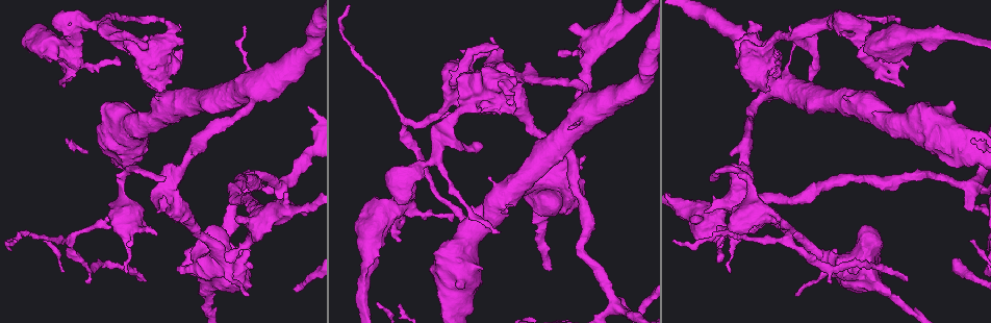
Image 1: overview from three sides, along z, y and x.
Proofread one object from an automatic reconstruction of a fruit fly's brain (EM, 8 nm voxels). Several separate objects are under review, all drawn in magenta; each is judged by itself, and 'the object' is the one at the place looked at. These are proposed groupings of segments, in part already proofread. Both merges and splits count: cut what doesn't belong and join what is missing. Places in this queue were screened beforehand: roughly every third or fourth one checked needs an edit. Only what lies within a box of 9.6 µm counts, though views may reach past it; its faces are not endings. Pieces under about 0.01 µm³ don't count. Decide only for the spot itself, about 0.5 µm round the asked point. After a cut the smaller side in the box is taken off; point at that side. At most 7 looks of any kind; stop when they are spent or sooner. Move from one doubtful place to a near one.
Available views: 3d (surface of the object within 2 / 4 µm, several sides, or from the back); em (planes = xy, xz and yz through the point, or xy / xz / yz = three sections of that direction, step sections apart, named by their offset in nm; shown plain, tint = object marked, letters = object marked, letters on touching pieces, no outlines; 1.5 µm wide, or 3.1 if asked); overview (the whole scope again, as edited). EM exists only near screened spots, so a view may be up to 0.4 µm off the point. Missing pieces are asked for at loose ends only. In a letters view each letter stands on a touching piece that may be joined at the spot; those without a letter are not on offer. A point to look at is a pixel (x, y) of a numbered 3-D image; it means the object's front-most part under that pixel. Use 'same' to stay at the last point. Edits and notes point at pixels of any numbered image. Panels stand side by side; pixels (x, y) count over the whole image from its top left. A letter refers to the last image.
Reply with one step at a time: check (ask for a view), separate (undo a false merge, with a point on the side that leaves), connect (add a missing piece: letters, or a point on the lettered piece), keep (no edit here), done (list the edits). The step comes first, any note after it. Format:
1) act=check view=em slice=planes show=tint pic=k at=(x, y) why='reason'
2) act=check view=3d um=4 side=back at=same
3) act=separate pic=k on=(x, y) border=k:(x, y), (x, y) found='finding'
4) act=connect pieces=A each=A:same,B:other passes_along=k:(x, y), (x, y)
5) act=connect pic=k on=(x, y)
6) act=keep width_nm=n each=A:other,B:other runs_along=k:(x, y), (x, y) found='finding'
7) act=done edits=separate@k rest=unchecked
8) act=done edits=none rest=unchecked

act=check view=em slice=xy step=8 show=letters pic=1 at=(839, 34) why='branch stops here'

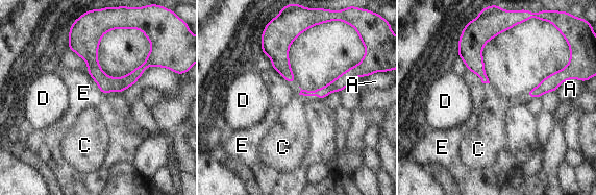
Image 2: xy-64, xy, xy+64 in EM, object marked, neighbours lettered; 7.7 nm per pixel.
act=check view=em slice=planes show=letters at=same why='cut it another way'

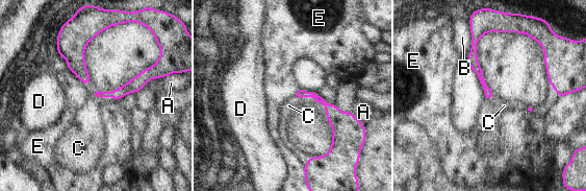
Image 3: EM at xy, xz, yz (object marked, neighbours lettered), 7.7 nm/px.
act=connect pieces=C each=A:other,B:other,C:same,D:other,E:other passes_along=3:(337, 119), (314, 97), (288, 105) found='the neuron continues'

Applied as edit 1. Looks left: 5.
act=check view=em slice=xy step=8 show=tint pic=1 at=(903, 86) why='tapers out'

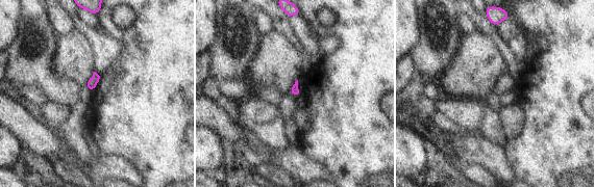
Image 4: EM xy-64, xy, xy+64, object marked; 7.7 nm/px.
act=check view=em slice=planes show=letters at=same

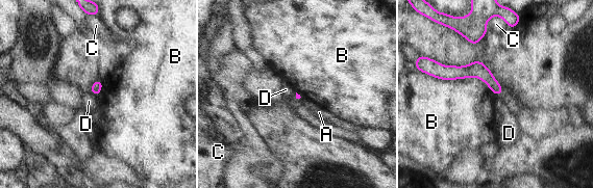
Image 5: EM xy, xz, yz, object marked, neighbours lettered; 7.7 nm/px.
act=keep longest_contact=B:550nm each=A:other,B:other,C:other,D:other runs_along=5:(439, 72), (480, 72), (499, 92) found='no lettered piece goes on from it'

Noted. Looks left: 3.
act=check view=3d um=4 pic=1 at=(247, 294) why='tapers out'

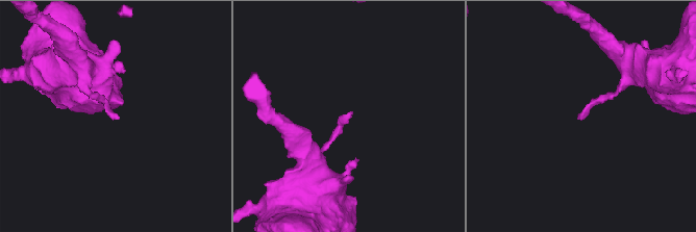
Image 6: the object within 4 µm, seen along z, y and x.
act=check view=em slice=planes show=letters pic=6 at=(578, 119)

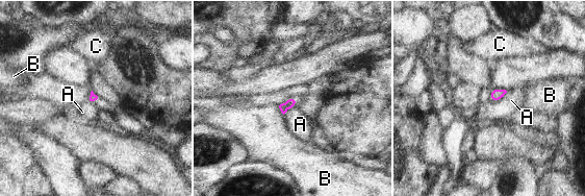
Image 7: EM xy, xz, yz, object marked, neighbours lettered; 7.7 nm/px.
act=keep each=A:other,B:other,C:other border=7:(507, 91), (500, 99), (492, 101) found='none of them fits'

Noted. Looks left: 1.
act=done edits=connect@3 rest=unchecked

